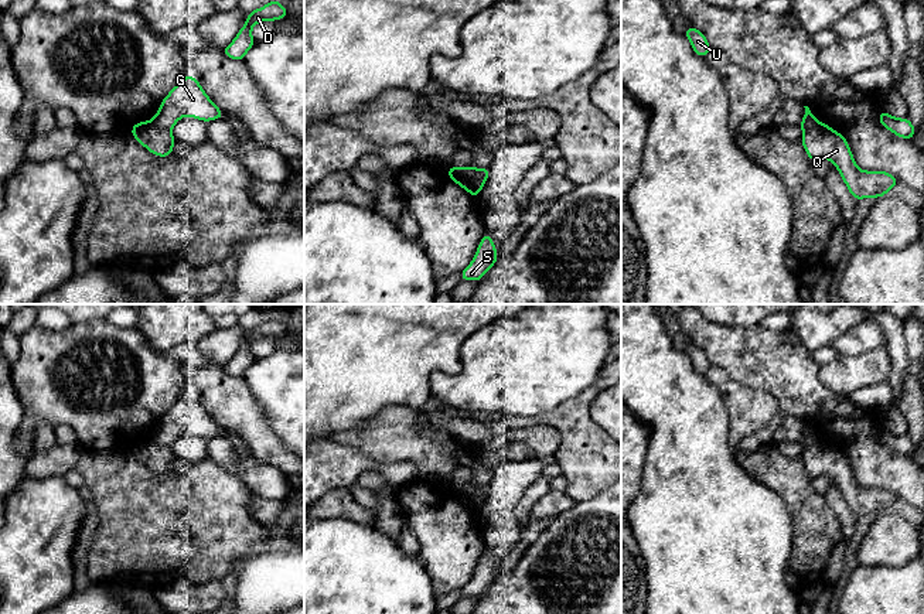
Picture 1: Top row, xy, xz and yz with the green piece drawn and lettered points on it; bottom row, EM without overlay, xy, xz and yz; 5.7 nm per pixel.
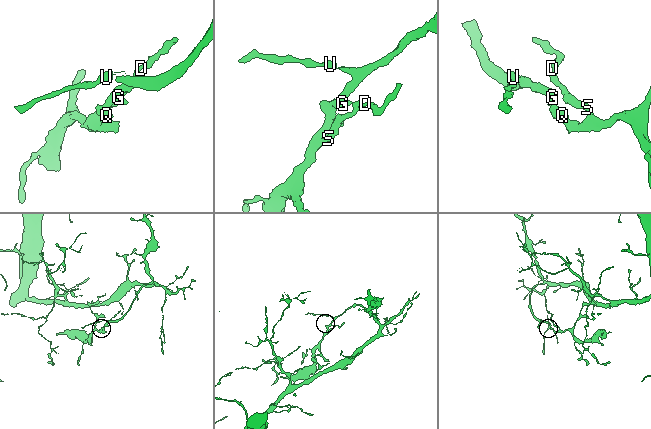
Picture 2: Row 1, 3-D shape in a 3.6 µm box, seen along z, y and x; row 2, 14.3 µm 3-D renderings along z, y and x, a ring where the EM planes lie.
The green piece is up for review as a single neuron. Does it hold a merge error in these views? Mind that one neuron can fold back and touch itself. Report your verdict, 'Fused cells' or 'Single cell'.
Fused cells

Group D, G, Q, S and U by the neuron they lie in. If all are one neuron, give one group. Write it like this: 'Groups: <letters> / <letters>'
Groups: D Q S / G U

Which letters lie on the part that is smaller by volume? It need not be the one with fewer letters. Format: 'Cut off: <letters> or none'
Cut off: D, Q, S

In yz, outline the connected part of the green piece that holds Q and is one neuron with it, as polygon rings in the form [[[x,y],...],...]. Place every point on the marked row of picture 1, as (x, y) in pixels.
[[[821,122],[811,127],[802,127],[801,143],[812,161],[828,158],[833,163],[848,190],[857,201],[866,197],[883,197],[899,183],[896,177],[886,171],[860,170],[846,139]]]

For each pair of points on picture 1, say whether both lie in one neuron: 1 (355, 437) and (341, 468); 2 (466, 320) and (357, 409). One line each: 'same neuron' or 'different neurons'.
1: different neurons
2: same neuron

